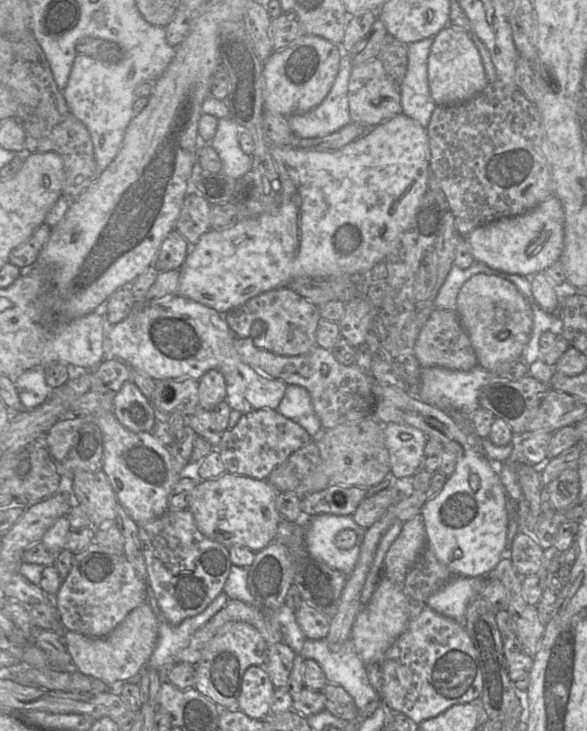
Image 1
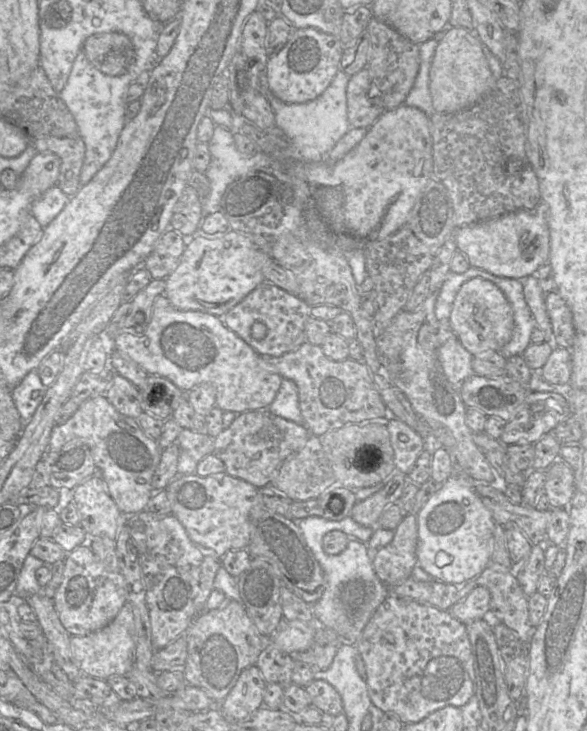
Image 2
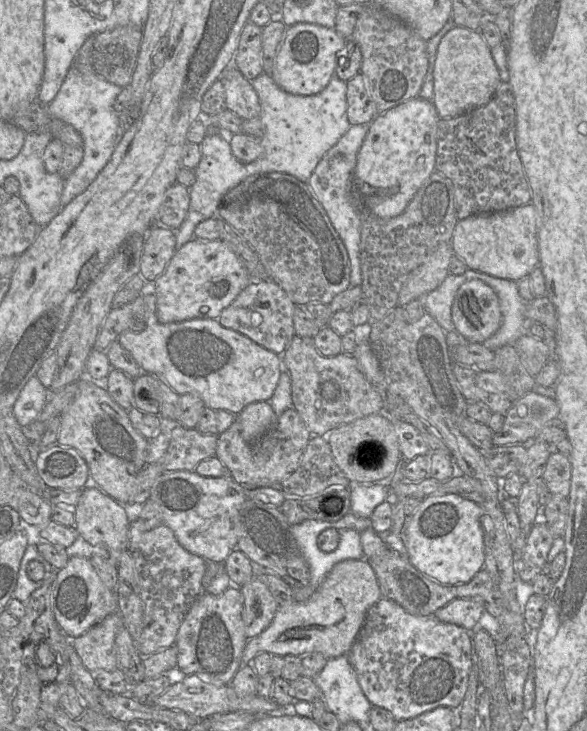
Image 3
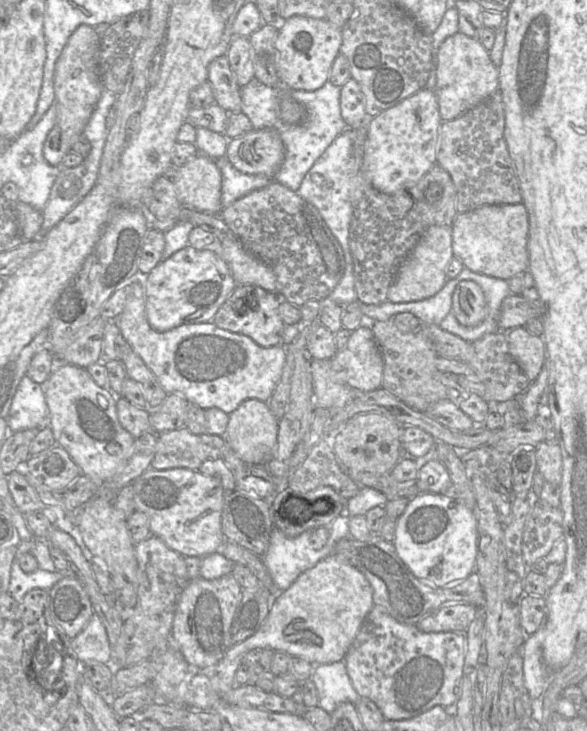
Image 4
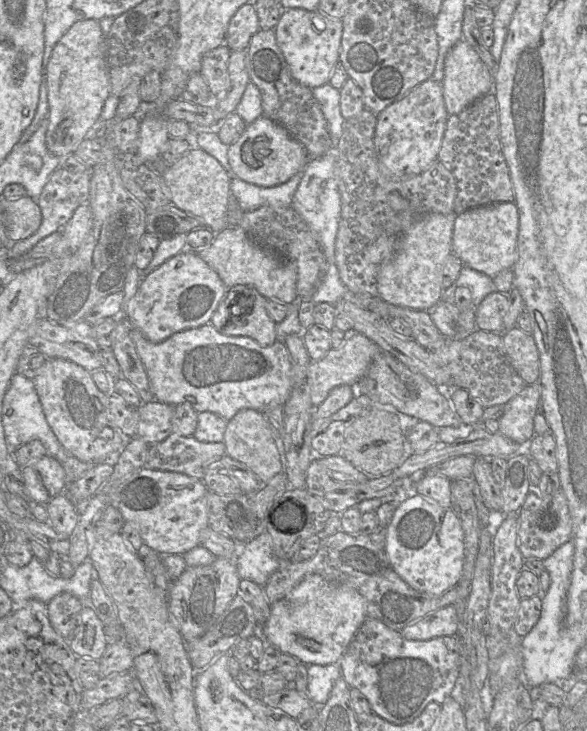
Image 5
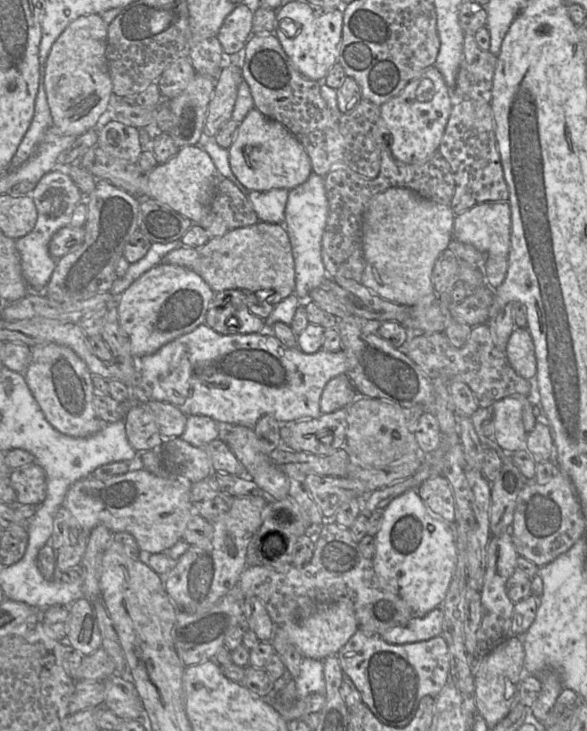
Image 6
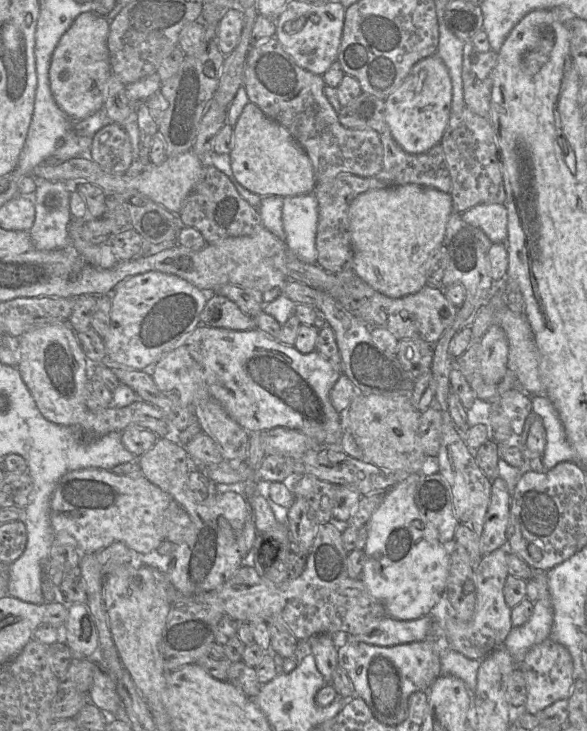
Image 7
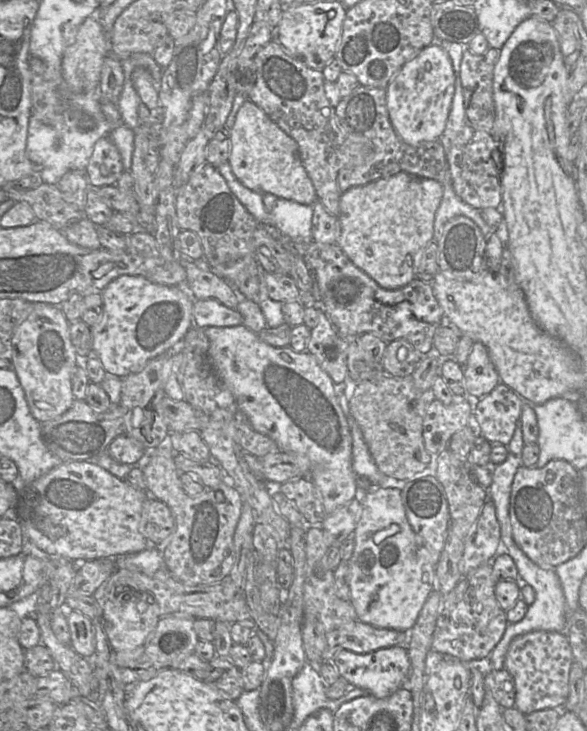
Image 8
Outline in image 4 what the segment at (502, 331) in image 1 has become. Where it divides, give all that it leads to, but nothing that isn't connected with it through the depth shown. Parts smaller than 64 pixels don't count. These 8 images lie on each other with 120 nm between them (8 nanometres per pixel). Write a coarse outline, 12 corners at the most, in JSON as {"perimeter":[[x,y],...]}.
{"perimeter":[[472,280],[456,286],[452,311],[463,326],[486,316],[481,287]]}

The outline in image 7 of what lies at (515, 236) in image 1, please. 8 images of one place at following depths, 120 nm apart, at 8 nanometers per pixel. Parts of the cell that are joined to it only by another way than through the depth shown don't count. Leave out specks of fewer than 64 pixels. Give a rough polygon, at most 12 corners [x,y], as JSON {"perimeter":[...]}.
{"perimeter":[[478,204],[460,215],[492,243],[507,239],[504,204]]}

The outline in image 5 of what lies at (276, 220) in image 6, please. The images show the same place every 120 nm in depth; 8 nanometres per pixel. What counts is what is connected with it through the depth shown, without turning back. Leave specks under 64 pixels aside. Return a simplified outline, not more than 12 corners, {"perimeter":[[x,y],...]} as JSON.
{"perimeter":[[303,170],[285,183],[257,186],[234,177],[230,191],[244,212],[288,207]]}

